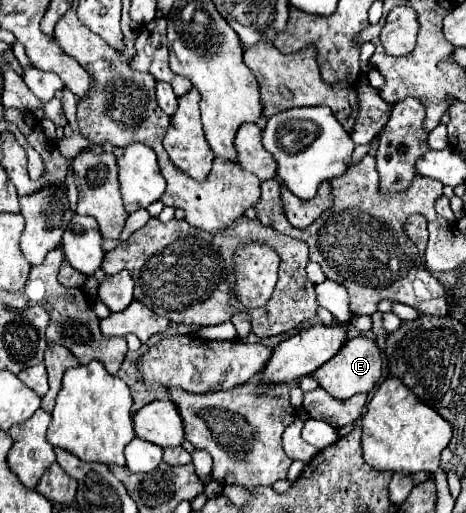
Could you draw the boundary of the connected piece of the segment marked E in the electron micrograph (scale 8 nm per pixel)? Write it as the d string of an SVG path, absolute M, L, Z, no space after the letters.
M357 336L357 338L347 340L343 348L337 352L337 356L333 356L329 362L317 368L313 376L319 380L319 386L323 386L331 396L345 400L345 398L351 398L353 394L369 394L375 388L377 380L381 378L381 368L383 368L381 352L375 340Z

